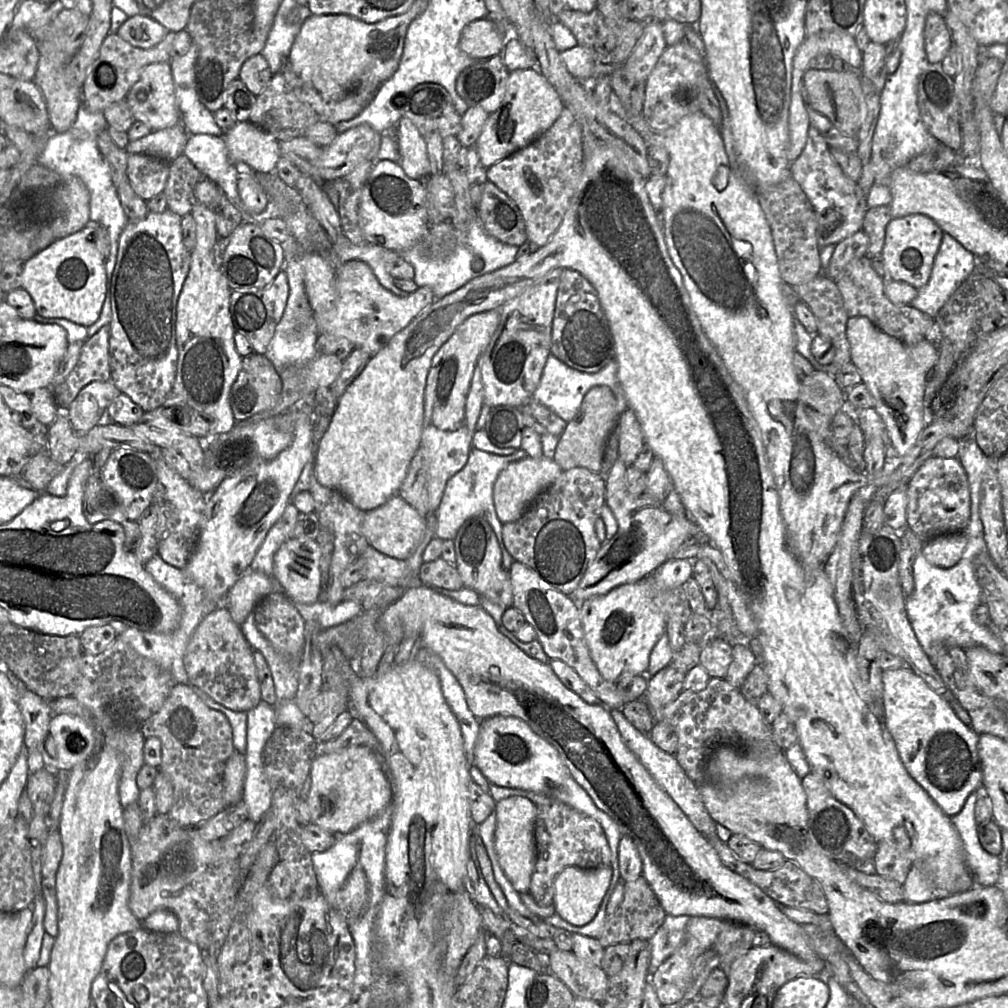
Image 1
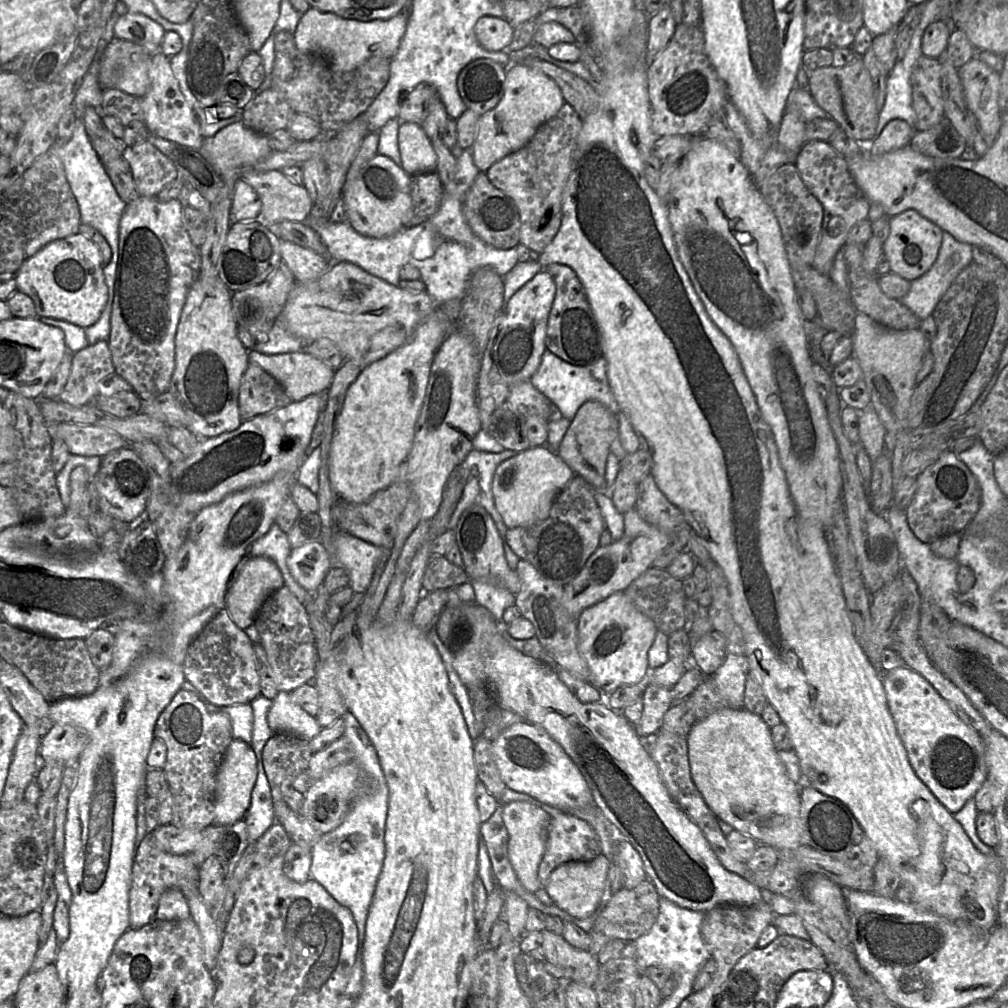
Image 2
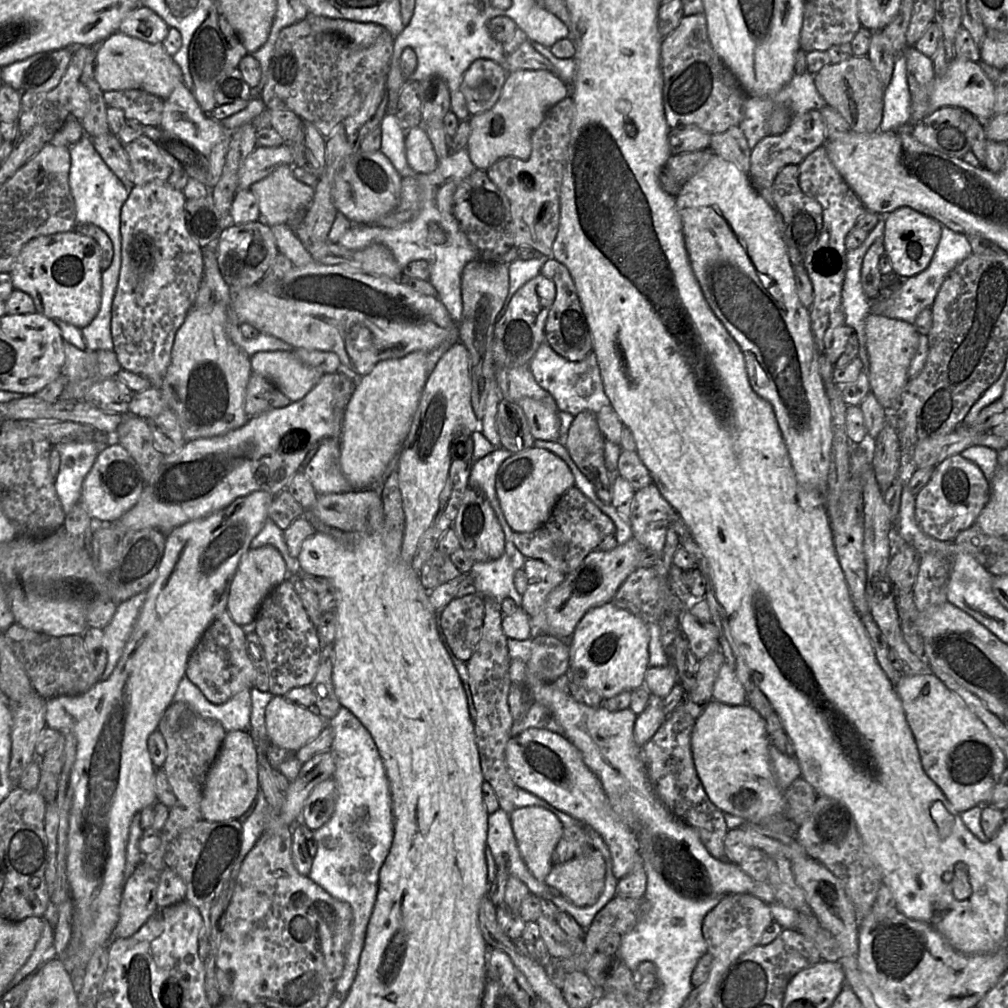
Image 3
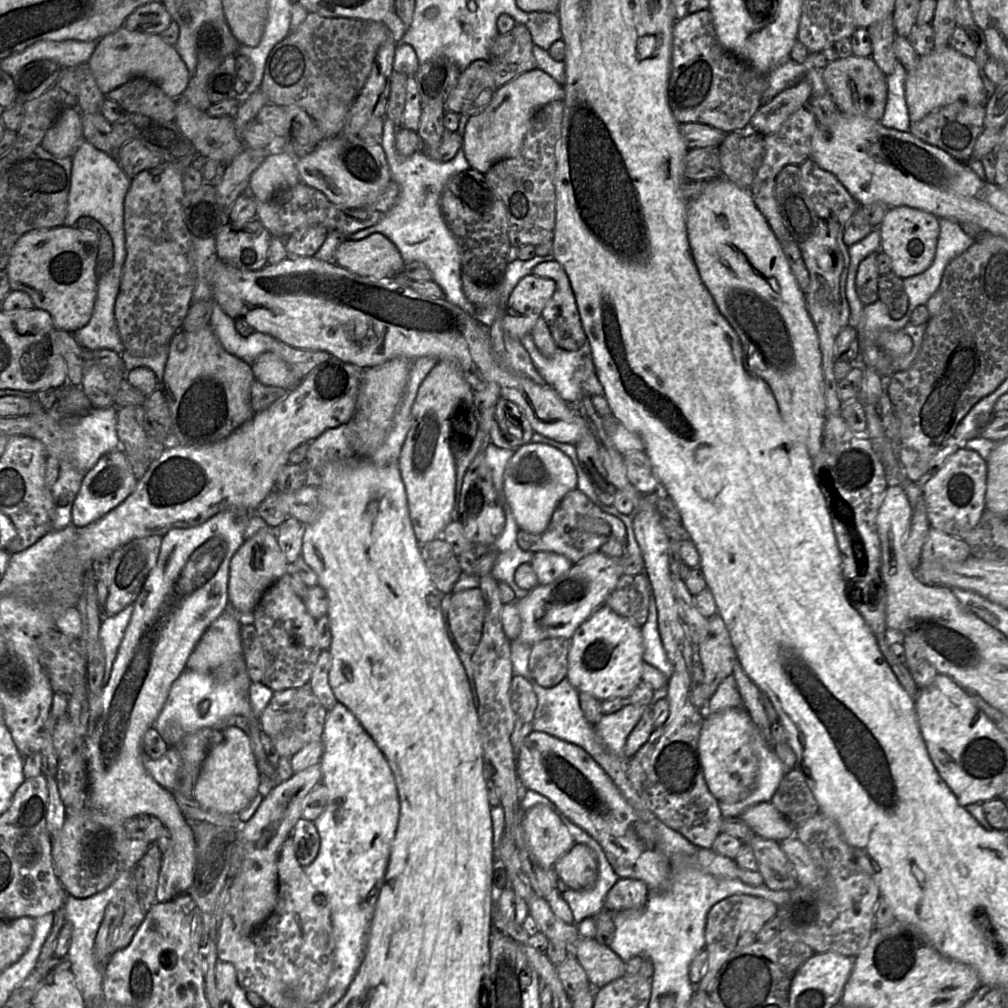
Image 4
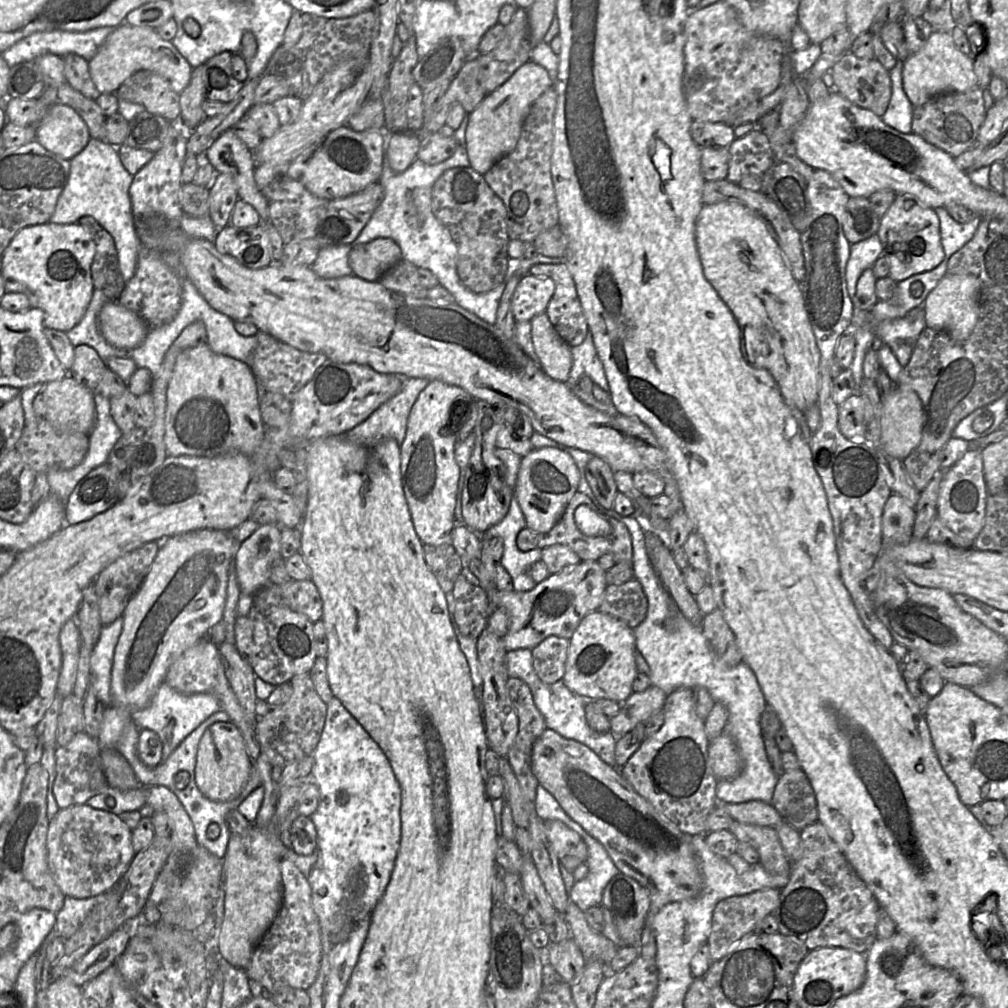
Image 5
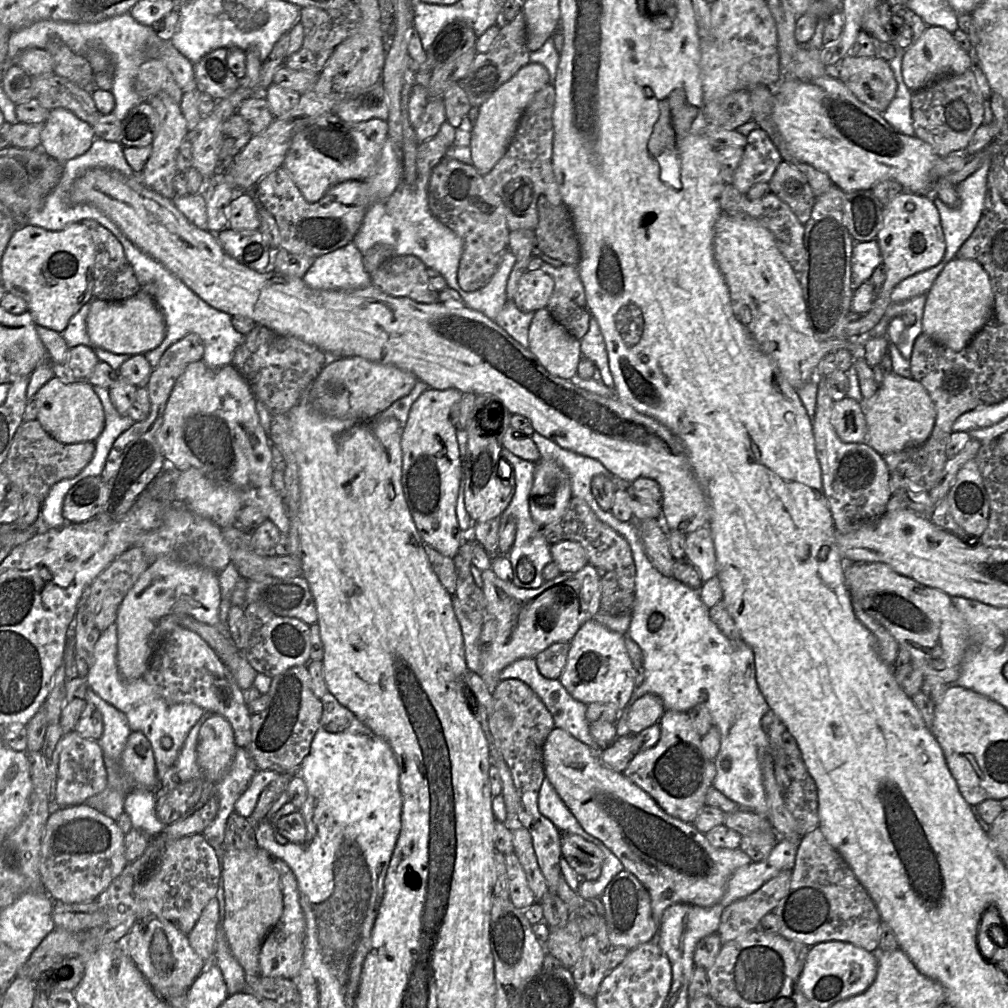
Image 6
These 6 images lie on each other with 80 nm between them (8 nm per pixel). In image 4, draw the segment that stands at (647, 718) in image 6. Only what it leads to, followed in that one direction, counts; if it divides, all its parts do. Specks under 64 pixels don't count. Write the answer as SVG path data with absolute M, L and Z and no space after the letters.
M668 686L655 690L650 705L628 703L618 712L604 714L593 728L610 752L622 757L627 764L628 760L624 757L624 748L629 734L637 725L643 713L659 699L666 698L667 694Z

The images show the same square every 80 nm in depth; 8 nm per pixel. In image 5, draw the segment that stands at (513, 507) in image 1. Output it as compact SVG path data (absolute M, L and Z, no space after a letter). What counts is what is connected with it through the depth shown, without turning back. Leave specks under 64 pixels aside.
M553 447L534 448L521 459L515 496L526 520L526 528L538 533L547 533L558 522L565 507L575 494L579 472L572 457Z

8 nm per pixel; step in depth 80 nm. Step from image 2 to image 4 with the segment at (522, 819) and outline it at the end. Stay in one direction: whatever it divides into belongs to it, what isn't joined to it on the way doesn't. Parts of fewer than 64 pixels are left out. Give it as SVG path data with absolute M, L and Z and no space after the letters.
M543 804L525 811L523 830L535 864L544 869L552 868L576 844L558 815Z

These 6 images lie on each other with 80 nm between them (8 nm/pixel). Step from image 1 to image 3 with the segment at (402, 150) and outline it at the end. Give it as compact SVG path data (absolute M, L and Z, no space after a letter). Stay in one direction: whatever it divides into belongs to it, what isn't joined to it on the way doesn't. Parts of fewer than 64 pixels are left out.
M422 126L404 130L404 143L407 162L414 171L431 173L436 169L438 159Z

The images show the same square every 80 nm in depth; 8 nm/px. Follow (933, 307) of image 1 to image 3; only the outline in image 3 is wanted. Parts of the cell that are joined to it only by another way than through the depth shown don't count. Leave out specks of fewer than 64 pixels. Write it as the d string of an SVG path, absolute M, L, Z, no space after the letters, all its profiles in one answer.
M941 225L941 237L929 265L921 273L906 279L902 288L889 298L874 303L870 313L905 321L914 325L917 316L925 308L930 308L946 276L964 259L972 254L967 237Z

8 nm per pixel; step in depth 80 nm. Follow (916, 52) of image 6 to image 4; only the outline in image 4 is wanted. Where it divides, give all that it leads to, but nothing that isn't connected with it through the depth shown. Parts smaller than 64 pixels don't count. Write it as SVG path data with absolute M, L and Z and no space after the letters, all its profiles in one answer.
M951 45L939 50L933 49L929 54L920 56L917 66L906 74L905 97L910 123L957 101L985 105L989 99L975 61L959 53Z

